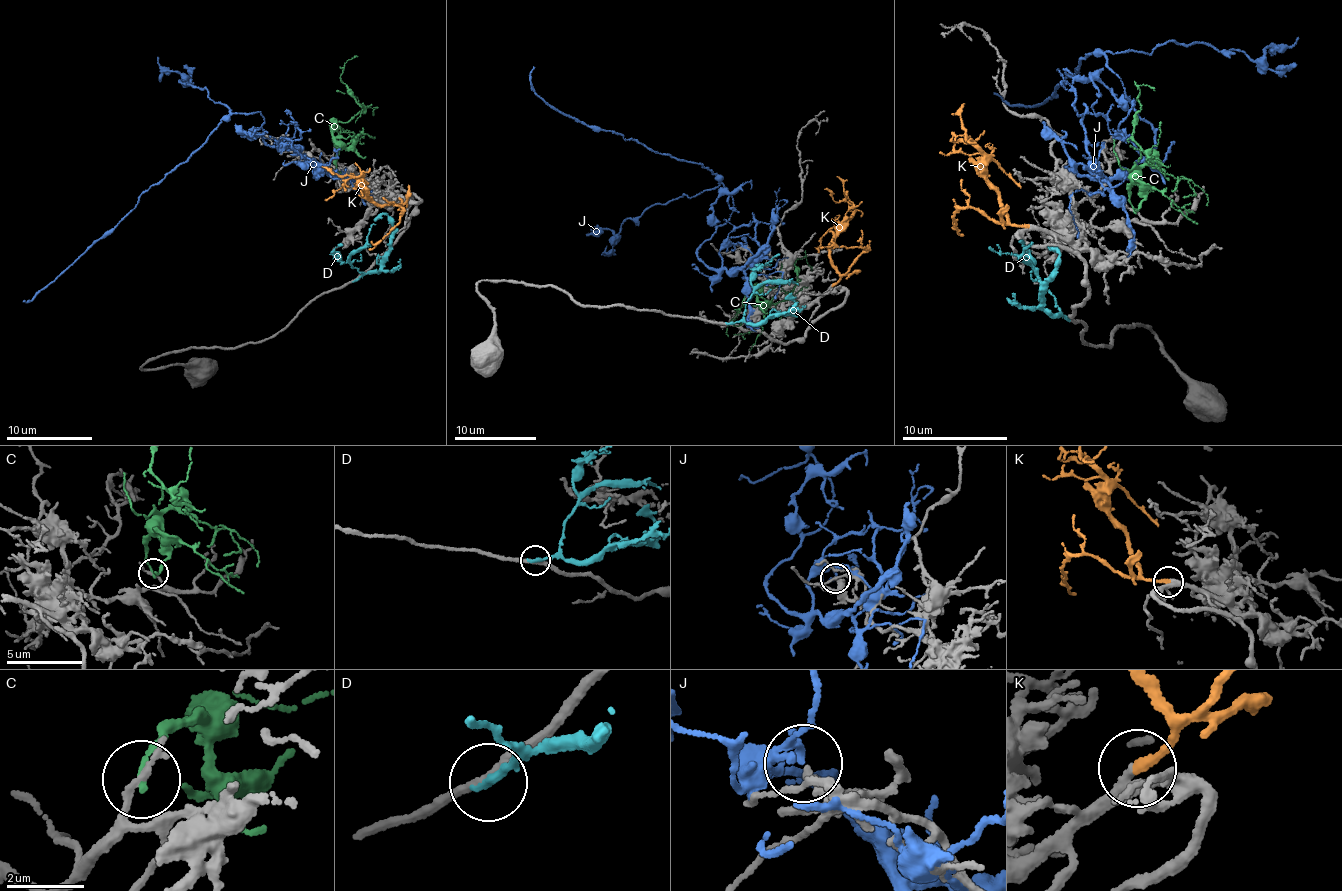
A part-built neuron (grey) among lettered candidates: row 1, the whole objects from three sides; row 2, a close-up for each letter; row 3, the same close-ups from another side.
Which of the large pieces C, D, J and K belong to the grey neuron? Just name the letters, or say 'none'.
K

